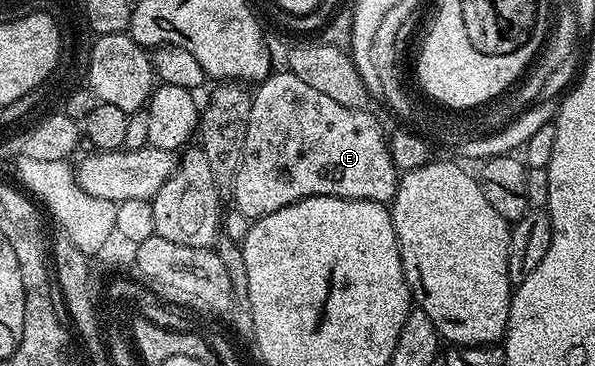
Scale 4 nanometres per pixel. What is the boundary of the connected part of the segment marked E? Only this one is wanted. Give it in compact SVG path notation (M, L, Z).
M272 72L254 87L251 111L249 112L248 132L245 137L244 155L241 156L240 168L236 174L233 206L246 216L248 220L264 218L269 212L277 212L294 202L300 202L302 198L313 196L333 196L334 198L360 198L366 202L390 203L399 188L400 171L395 169L395 161L391 155L388 135L383 135L383 126L371 115L370 109L358 110L357 108L344 108L337 104L330 96L325 96L315 89L309 88L302 80L297 80L290 72Z

